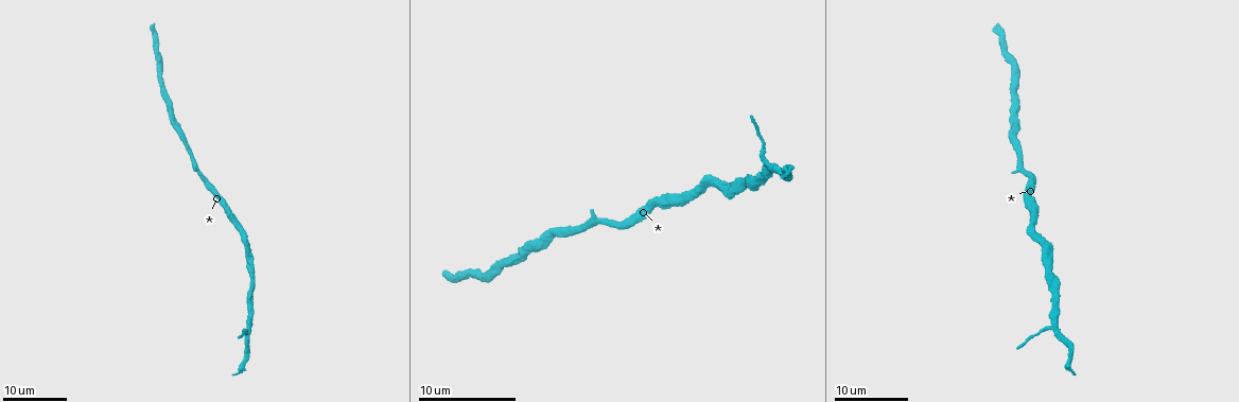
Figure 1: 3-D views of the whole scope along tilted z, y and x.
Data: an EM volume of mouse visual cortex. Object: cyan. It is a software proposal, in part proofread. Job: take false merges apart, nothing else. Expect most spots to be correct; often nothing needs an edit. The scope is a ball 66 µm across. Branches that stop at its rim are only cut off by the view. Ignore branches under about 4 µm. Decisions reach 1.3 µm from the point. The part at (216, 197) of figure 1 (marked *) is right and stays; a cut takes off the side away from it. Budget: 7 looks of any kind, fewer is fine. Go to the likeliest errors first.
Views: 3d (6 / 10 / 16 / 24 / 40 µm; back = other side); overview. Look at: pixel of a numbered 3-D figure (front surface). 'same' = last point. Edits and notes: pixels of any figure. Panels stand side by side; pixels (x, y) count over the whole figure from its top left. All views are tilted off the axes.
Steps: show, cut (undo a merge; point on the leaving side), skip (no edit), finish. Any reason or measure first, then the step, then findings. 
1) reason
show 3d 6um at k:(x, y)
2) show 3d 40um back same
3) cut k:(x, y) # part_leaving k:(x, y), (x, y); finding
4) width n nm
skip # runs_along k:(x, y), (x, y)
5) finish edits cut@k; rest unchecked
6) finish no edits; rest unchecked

branch point
show 3d 24um at 1:(768, 164)

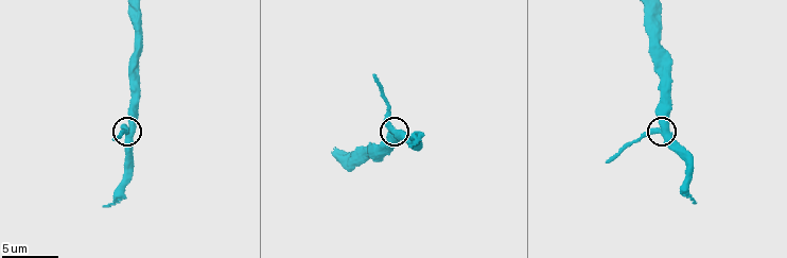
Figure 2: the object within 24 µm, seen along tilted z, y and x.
show 3d 10um at 2:(662, 132)

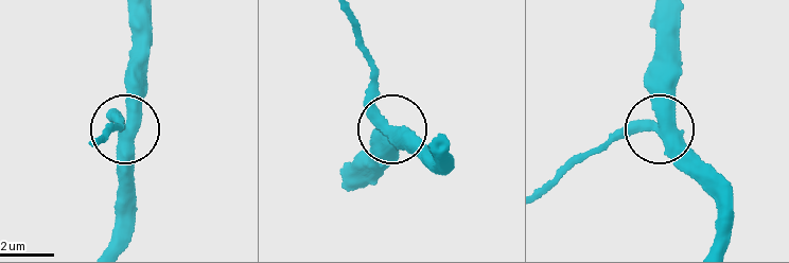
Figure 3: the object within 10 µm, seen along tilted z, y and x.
skip # runs_along 3:(658, 17), (663, 122), (654, 129), (615, 134), (579, 153); all the same cell

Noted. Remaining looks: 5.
calibre changes
show 3d 24um at 1:(159, 68)

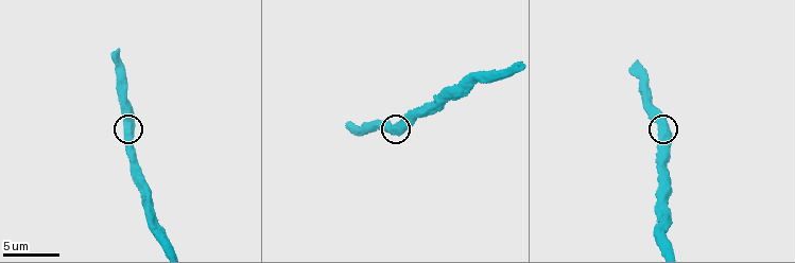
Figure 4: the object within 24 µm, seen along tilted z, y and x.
closer look
show 3d 6um at 4:(130, 128)

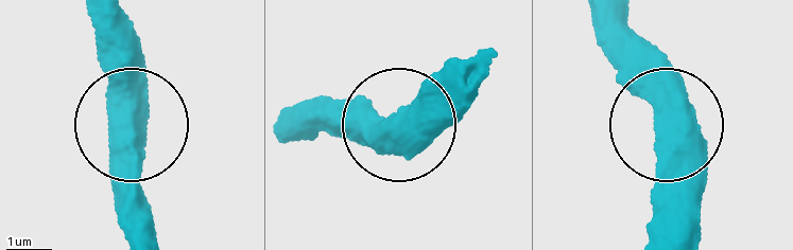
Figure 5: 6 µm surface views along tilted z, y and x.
width 570 nm
skip # runs_along 5:(675, 238), (664, 67), (638, 31); continuous, no second cell

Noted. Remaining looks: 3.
three-way junction
show 3d 10um at 4:(662, 232)

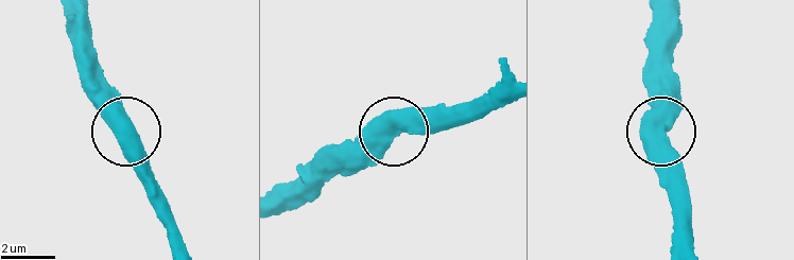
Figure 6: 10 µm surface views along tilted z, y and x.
arms 3
skip # continuous, no second cell

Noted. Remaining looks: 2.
a narrow waist
show 3d 24um at 1:(599, 223)

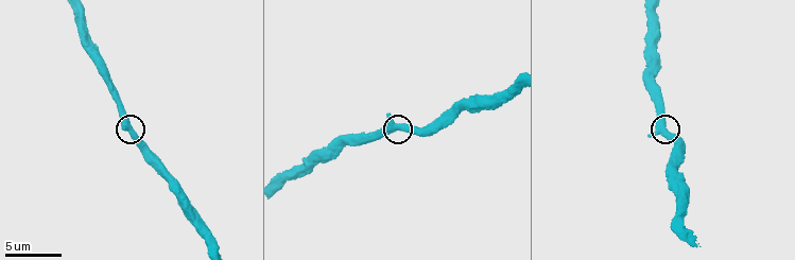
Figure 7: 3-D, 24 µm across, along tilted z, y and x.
show 3d 6um at 7:(665, 129)

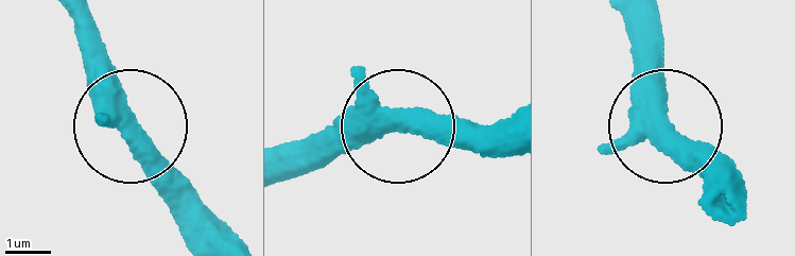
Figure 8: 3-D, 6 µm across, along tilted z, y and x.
arms 3
skip # runs_along 8:(228, 236), (153, 152), (104, 55), (65, 11); continuous, no second cell

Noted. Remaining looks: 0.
finish no edits; rest unchecked

